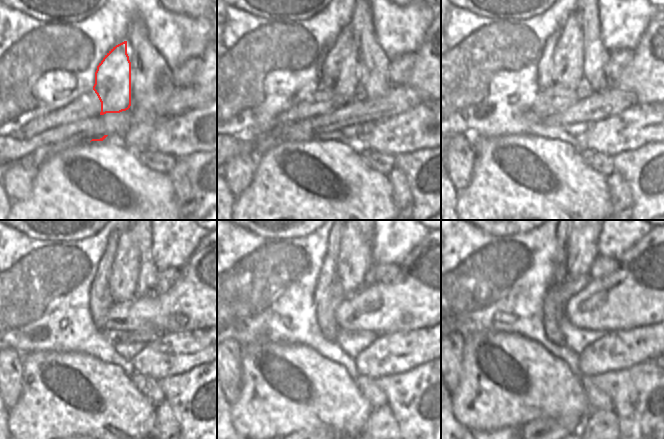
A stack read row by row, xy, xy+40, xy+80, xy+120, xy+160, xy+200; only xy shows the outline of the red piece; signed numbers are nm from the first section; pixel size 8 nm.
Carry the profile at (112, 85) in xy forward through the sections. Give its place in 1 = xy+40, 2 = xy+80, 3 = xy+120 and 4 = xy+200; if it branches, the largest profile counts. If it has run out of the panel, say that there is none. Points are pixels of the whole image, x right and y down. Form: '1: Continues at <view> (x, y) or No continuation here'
1: Continues at xy+40 (339, 73)
2: Continues at xy+80 (568, 55)
3: Continues at xy+120 (125, 269)
4: Continues at xy+200 (582, 247).

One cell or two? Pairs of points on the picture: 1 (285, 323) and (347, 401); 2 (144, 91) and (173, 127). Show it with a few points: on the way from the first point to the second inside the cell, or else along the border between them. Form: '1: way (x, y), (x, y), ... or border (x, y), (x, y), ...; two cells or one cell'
1: border (279, 342), (307, 345), (322, 356); two cells
2: border (159, 120), (148, 141); two cells

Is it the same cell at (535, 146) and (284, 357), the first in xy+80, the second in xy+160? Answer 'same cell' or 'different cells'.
same cell

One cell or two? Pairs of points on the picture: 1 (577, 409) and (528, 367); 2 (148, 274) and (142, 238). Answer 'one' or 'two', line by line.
1: one
2: one

